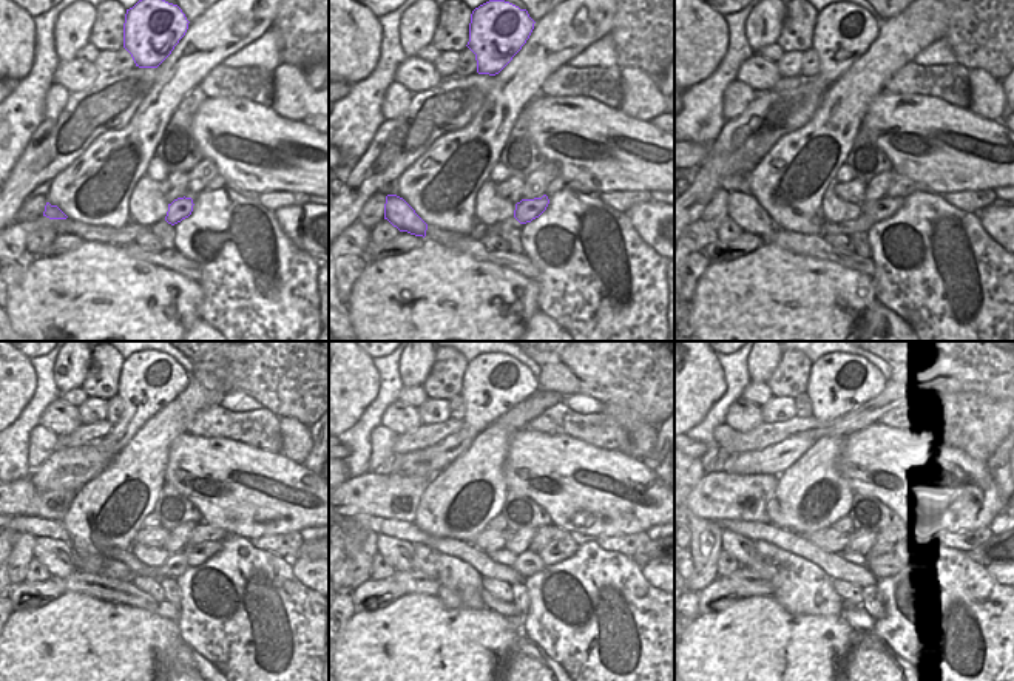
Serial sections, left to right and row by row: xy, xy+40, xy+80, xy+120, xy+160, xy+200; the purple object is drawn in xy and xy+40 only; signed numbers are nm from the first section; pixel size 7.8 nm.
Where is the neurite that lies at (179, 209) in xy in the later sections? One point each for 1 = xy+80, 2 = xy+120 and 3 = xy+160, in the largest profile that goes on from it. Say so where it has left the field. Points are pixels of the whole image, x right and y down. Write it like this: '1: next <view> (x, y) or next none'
1: next xy+80 (885, 207)
2: next xy+120 (196, 555)
3: next xy+160 (556, 552)

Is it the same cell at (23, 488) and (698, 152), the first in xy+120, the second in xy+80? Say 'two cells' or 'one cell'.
one cell

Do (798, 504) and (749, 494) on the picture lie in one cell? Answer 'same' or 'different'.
different

